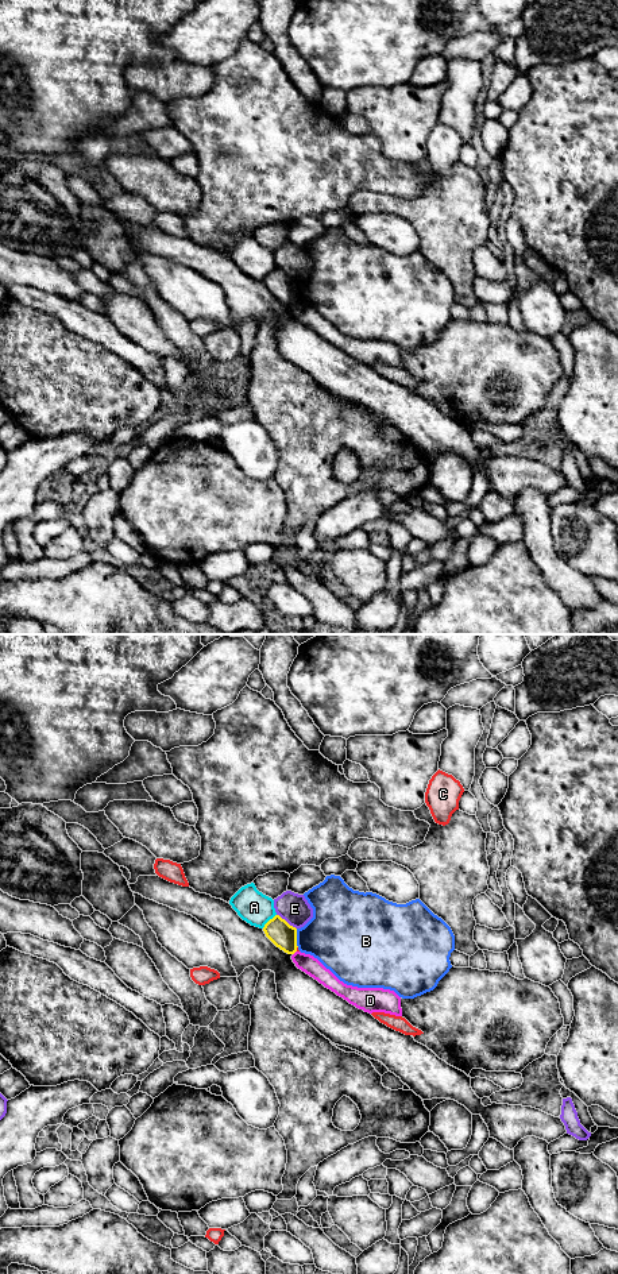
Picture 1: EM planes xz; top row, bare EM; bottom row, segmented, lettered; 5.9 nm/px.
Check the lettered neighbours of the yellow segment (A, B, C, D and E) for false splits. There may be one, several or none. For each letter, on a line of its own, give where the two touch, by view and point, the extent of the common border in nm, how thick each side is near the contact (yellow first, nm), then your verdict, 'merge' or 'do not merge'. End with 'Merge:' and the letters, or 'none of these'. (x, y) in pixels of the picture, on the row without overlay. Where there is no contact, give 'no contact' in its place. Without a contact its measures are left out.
A: xz (269, 273) | 120 nm | 150/200 nm | do not merge
B: xz (296, 290) | 110 nm | 150/380 nm | do not merge
C: xz (296, 301) | 30 nm | 150/20 nm | do not merge
D: xz (294, 304) | 40 nm | 150/110 nm | do not merge
E: xz (285, 273) | 150 nm | 150/180 nm | do not merge
Merge: none of these

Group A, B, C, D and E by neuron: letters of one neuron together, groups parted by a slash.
A / B / C / D / E

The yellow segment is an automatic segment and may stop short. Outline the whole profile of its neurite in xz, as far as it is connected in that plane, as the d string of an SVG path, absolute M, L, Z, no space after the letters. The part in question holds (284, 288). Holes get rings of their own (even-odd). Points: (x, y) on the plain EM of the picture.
M279 267L270 271L263 283L266 289L281 302L287 306L294 306L297 304L297 281L290 278Z

